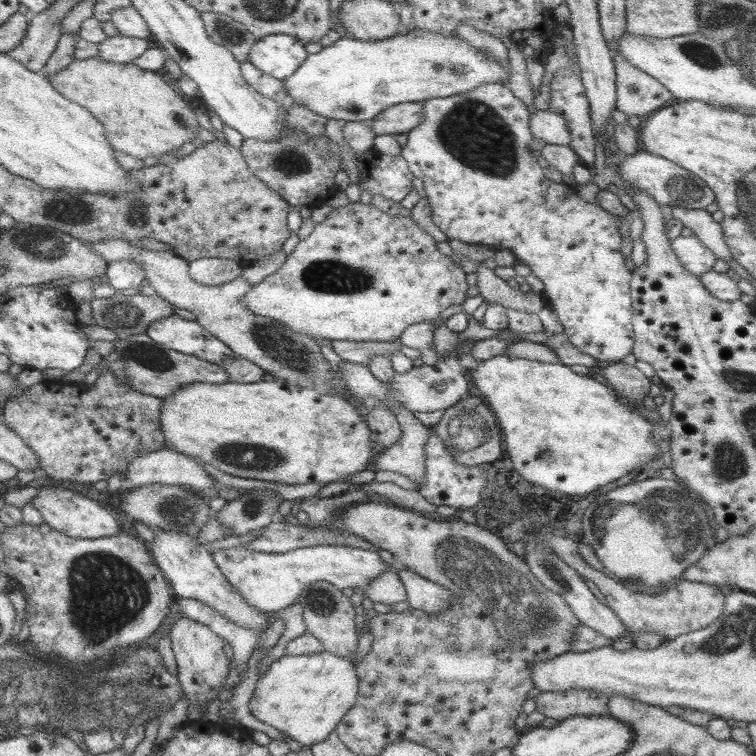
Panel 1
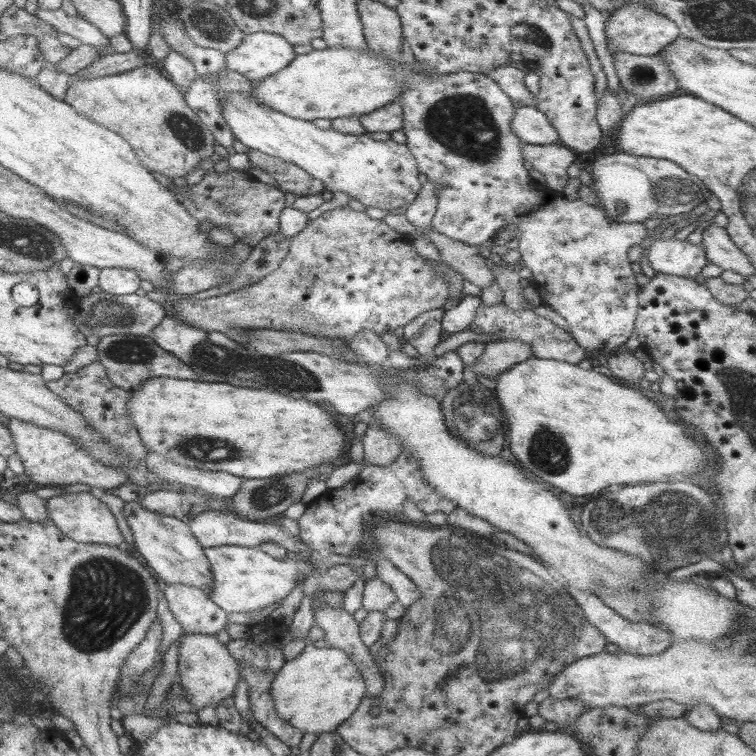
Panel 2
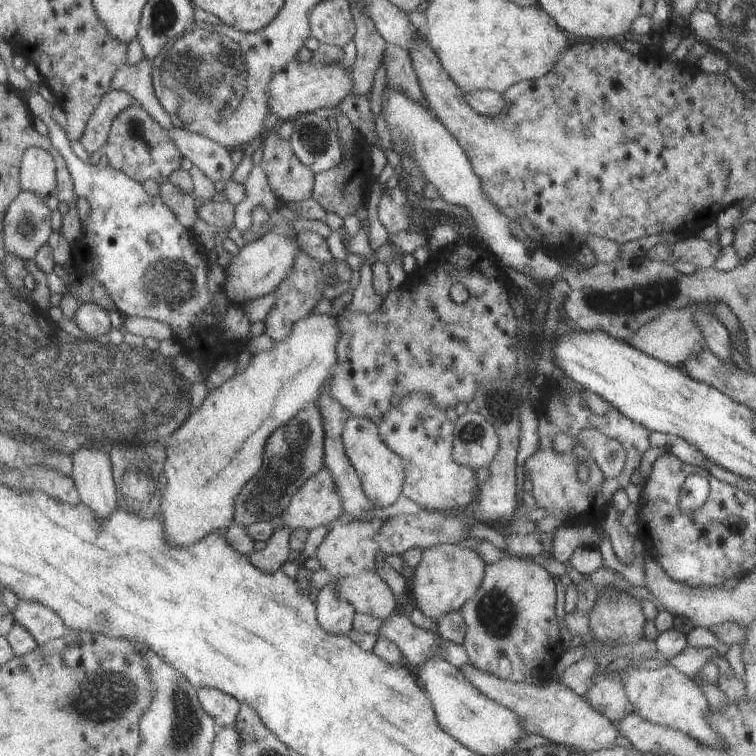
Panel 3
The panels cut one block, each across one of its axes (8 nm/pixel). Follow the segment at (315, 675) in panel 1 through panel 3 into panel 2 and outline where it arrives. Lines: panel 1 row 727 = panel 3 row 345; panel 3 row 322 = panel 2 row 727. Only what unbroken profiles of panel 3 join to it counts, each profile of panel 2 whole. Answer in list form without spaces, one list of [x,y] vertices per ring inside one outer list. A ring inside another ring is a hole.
[[[307,640],[305,648],[293,660],[285,661],[270,685],[278,716],[301,732],[335,731],[348,720],[366,695],[365,683],[352,659],[339,648],[316,648]]]

